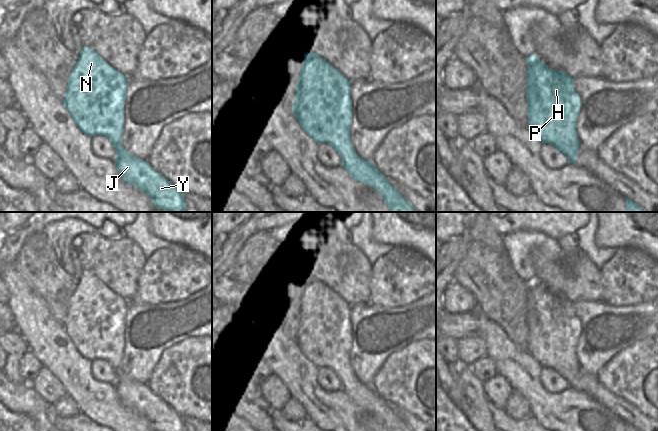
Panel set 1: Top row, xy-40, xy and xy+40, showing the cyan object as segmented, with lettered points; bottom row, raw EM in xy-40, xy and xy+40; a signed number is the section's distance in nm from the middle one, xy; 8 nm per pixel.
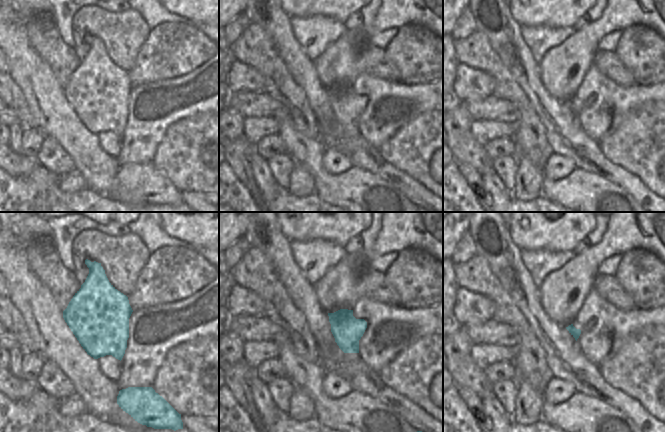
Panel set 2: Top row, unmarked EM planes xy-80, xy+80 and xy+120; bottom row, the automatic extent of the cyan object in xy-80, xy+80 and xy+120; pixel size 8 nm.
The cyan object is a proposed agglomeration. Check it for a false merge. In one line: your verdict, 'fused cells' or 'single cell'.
single cell

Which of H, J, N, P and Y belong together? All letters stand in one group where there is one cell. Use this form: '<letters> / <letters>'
H J N P Y

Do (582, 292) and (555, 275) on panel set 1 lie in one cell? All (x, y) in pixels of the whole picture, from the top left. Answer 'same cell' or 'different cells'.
different cells

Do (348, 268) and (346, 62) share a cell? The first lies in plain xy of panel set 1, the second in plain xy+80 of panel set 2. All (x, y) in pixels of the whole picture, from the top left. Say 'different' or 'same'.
different

